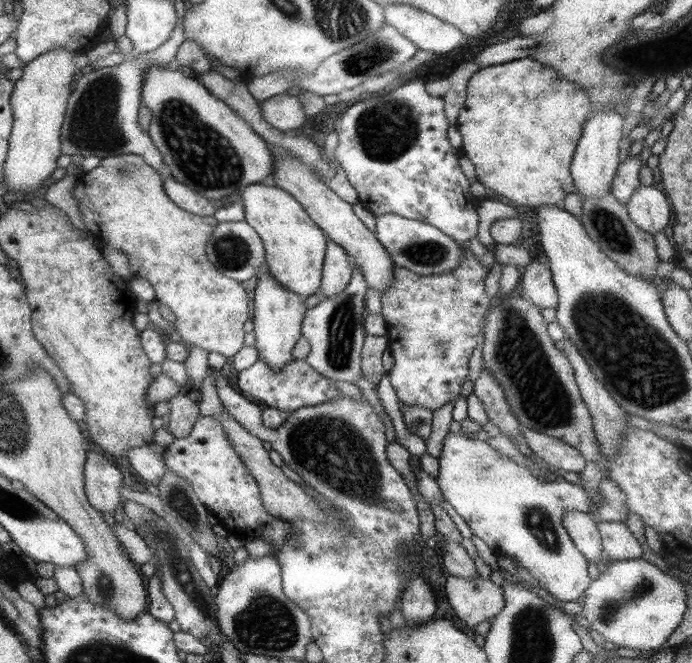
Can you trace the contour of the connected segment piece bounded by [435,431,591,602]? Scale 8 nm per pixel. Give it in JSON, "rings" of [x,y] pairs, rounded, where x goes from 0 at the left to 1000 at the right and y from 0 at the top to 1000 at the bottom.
{"rings":[[[646,652],[632,688],[629,727],[652,768],[672,786],[681,805],[697,813],[715,839],[741,839],[762,858],[780,887],[814,908],[832,908],[851,882],[848,846],[811,793],[818,769],[851,774],[854,756],[840,732],[806,721],[785,730],[763,706],[753,704],[675,653]]]}

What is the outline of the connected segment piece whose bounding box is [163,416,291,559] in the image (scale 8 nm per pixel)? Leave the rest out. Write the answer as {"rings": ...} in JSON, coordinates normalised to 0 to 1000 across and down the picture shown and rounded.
{"rings":[[[286,627],[267,661],[253,661],[238,676],[236,697],[241,707],[253,710],[253,716],[270,722],[285,754],[329,805],[351,813],[351,817],[360,811],[383,814],[389,821],[389,837],[399,843],[400,828],[415,816],[415,807],[421,807],[421,790],[384,775],[373,730],[331,670],[316,633],[305,627]]]}

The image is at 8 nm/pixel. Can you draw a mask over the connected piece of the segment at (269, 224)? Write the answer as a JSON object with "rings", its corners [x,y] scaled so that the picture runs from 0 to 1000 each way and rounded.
{"rings":[[[387,275],[360,278],[347,296],[353,333],[377,362],[382,395],[393,422],[418,442],[439,451],[461,440],[473,360],[435,308],[421,293]]]}

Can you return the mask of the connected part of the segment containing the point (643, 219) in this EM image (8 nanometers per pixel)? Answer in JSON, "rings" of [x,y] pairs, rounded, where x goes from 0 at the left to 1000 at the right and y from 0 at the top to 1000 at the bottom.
{"rings":[[[925,278],[902,312],[918,341],[942,356],[958,350],[970,326],[970,314],[964,308],[960,290],[944,279]]]}

